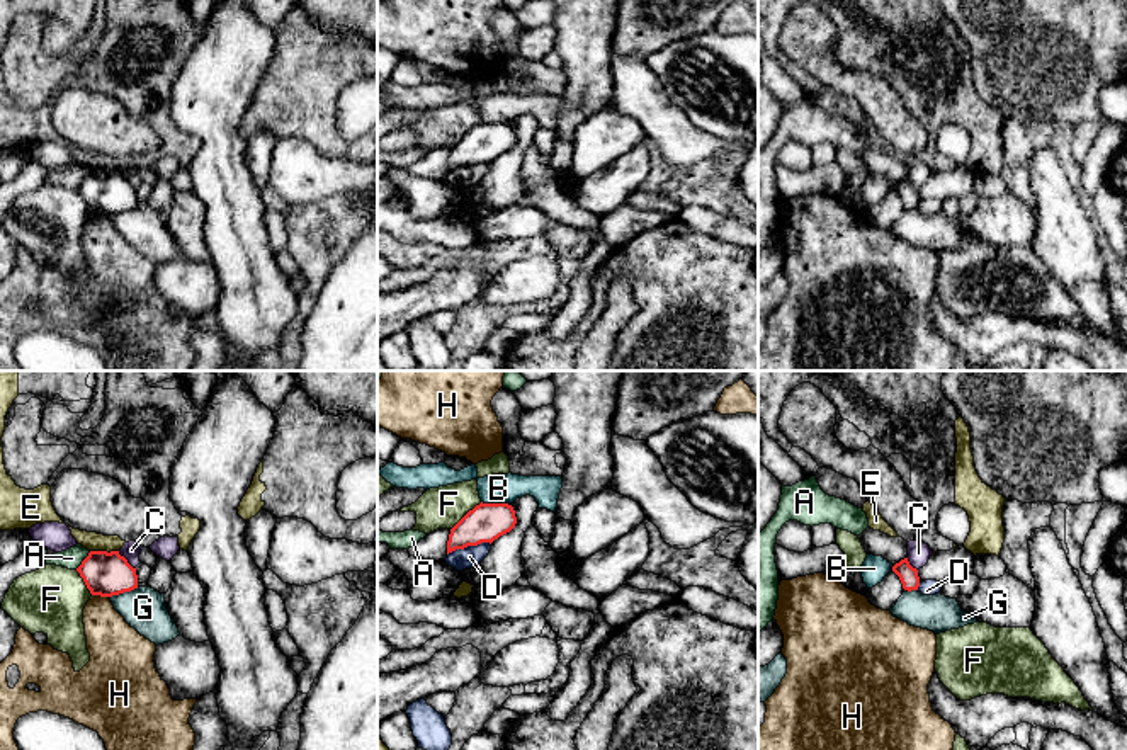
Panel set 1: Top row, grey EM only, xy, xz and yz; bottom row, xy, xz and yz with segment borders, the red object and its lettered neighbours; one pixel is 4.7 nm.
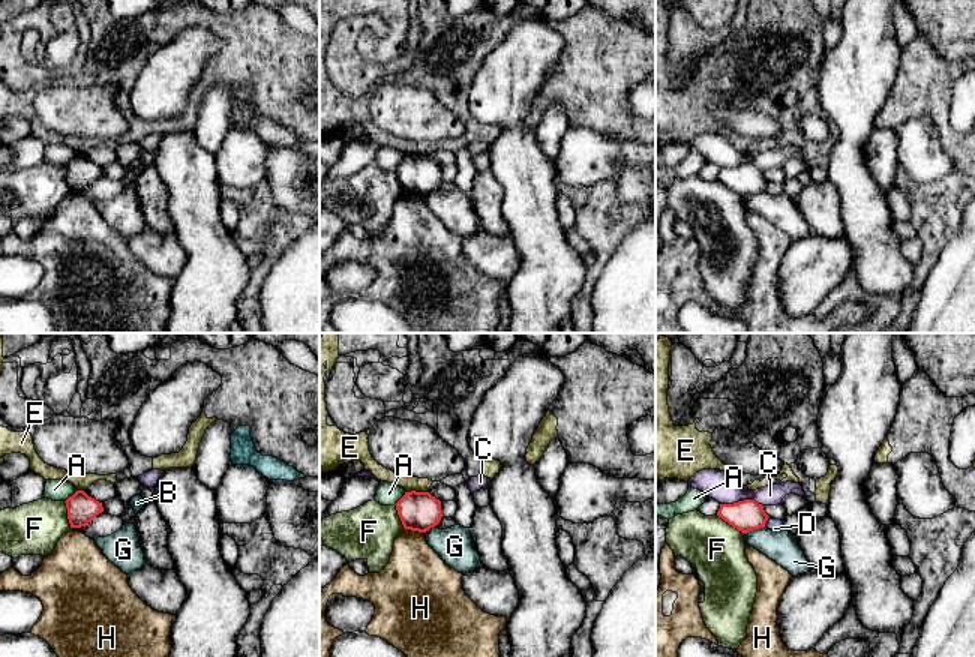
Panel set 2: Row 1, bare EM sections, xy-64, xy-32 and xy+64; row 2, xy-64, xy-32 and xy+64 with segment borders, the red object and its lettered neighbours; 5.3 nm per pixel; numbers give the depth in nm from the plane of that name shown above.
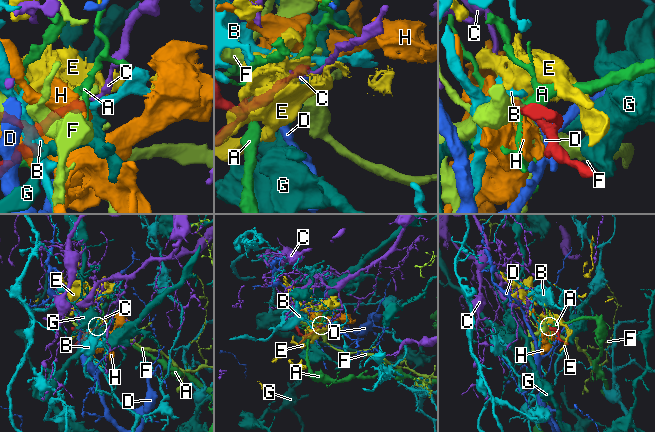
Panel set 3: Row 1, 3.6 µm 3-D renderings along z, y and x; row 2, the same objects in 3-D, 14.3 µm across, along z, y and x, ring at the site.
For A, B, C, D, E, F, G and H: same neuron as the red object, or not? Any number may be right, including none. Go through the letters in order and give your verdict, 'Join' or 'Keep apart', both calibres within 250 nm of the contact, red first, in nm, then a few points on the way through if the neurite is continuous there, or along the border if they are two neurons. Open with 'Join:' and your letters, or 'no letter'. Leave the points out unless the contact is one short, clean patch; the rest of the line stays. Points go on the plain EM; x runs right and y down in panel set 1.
Join: no letter
A: Keep apart. Thickness 200 nm (red) against 100 nm. Boundary: xy (90, 170), (75, 187)
B: Keep apart. Thickness 180 nm (red) against 140 nm
C: Keep apart. Thickness 200 nm (red) against 80 nm. Boundary: xy (118, 170), (135, 187)
D: Keep apart. Thickness 180 nm (red) against 100 nm
E: Keep apart. Thickness 200 nm (red) against 90 nm. Boundary: xy (90, 169), (118, 170)
F: Keep apart. Thickness 180 nm (red) against 200 nm
G: Keep apart. Thickness 200 nm (red) against 200 nm. Boundary: xy (138, 206), (109, 216)
H: Keep apart. Thickness 200 nm (red) against 240 nm

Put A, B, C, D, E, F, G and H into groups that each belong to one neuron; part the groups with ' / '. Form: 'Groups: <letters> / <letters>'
Groups: A / B / C / D / E / F / G / H

